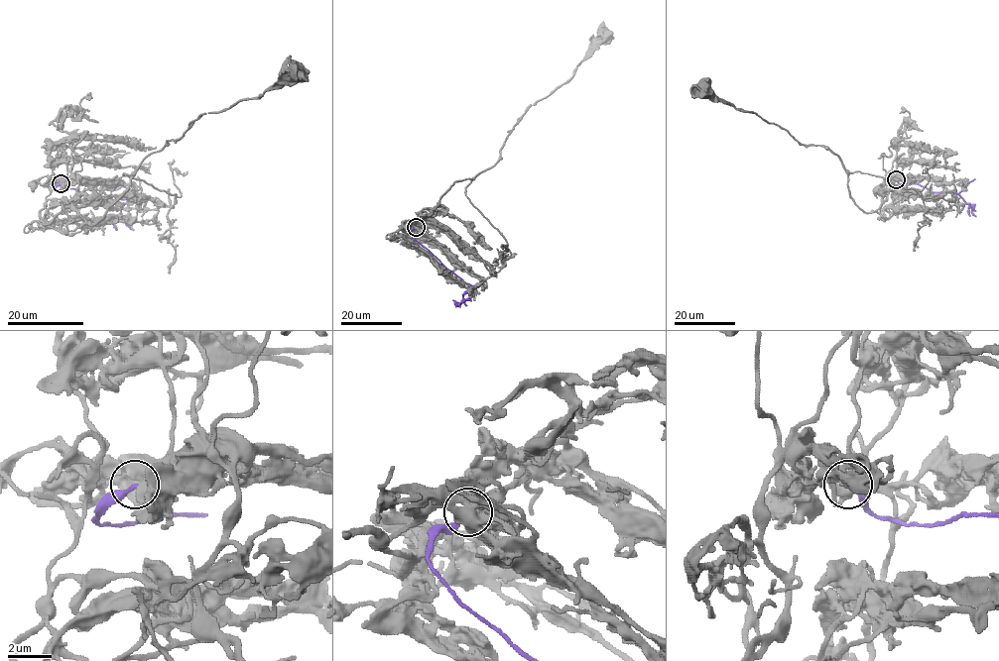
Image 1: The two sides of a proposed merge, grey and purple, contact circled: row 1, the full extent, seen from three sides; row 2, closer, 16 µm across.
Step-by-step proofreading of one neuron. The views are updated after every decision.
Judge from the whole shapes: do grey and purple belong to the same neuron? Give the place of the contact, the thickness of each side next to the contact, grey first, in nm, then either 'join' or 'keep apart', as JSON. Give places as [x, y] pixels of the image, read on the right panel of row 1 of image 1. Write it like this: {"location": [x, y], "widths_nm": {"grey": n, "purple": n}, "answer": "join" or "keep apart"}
{"location": [896, 179], "widths_nm": {"grey": 360, "purple": 190}, "answer": "keep apart"}

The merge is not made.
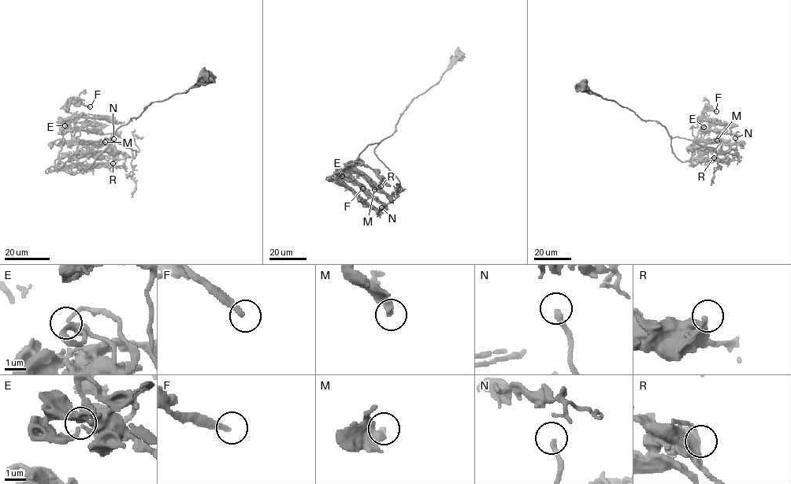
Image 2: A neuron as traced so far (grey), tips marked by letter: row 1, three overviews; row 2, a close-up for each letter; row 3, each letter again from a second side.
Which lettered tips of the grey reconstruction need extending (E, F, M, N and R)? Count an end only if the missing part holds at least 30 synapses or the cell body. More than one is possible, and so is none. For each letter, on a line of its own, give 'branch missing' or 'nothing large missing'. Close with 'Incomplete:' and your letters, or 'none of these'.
E: nothing large missing
F: branch missing
M: branch missing
N: nothing large missing
R: nothing large missing
Incomplete: F, M

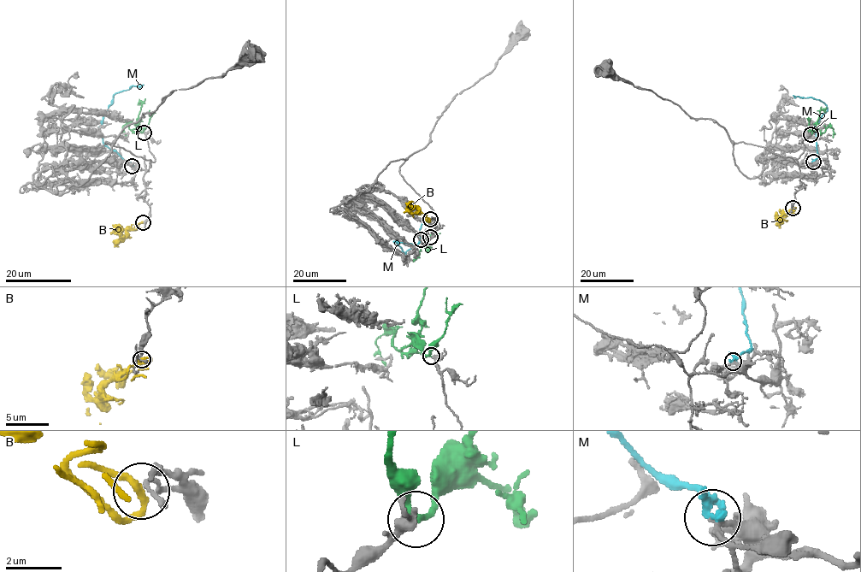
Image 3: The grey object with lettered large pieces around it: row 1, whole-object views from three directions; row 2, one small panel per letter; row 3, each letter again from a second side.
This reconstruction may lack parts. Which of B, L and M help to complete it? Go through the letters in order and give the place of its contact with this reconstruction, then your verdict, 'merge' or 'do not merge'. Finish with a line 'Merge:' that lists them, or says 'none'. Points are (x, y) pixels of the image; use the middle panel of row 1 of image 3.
B: meets grey at (430, 219); do not merge
L: meets grey at (430, 237); merge
M: meets grey at (421, 239); do not merge
Merge: L

